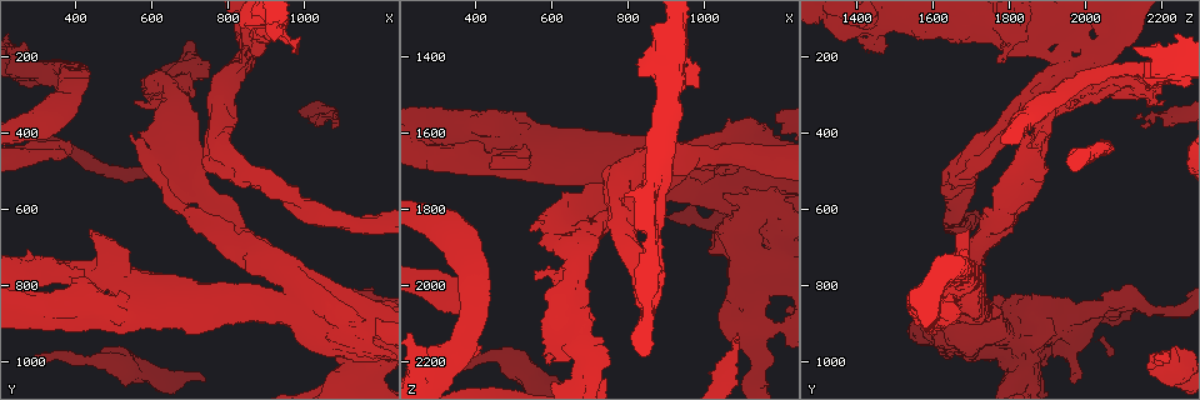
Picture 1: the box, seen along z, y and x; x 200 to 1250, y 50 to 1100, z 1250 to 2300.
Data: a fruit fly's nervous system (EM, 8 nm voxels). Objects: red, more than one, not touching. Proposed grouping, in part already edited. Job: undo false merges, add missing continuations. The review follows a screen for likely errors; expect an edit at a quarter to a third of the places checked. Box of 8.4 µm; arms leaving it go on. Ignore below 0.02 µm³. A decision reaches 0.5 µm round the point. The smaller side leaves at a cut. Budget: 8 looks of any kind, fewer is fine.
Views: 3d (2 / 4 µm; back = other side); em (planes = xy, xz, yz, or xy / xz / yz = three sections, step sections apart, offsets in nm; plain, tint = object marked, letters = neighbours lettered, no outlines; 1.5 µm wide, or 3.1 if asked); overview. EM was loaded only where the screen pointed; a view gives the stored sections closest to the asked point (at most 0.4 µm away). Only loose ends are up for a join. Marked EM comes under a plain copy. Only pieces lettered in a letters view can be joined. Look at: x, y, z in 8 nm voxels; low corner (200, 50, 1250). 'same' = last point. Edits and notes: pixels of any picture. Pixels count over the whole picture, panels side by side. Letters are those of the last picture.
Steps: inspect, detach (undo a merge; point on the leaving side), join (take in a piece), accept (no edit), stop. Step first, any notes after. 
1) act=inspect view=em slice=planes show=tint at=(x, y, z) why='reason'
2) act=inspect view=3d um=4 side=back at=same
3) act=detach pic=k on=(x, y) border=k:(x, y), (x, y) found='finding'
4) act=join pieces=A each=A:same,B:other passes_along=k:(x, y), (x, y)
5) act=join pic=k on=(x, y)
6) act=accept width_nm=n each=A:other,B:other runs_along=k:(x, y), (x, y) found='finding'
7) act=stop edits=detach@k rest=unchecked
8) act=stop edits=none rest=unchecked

act=inspect view=3d um=2 at=(1120, 855, 2075) why='abrupt turn'

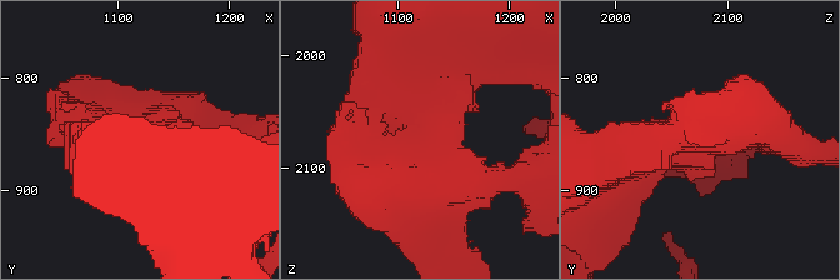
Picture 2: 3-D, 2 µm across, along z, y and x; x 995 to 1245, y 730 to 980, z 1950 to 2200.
act=inspect view=em slice=xy step=8 show=tint at=(1114, 856, 2076) why='need the tissue'

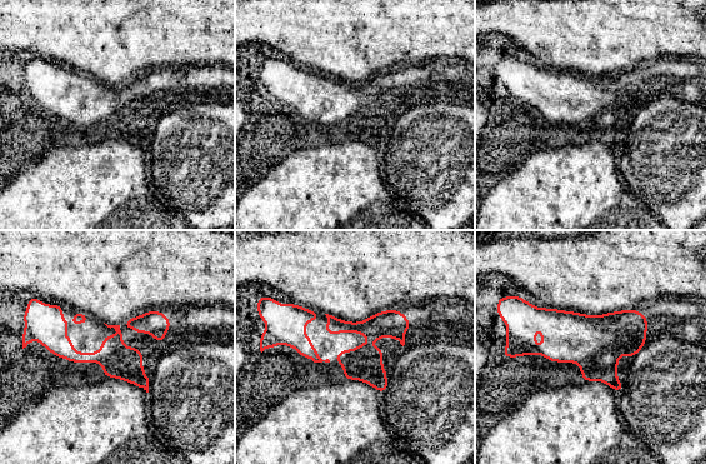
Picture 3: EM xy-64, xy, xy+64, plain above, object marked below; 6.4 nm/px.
act=inspect view=em slice=planes show=letters at=same why='cut it another way'

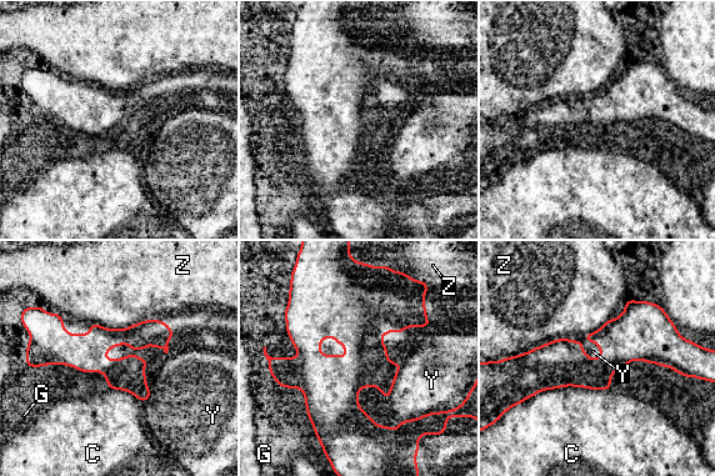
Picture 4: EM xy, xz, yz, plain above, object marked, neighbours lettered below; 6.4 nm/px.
act=accept each=C:other,G:other,Y:other,Z:other border=4:(174, 335), (105, 360) found='continuous, no second neuron'

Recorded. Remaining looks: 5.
act=inspect view=3d um=2 side=back at=(295, 980, 2195) why='free end'

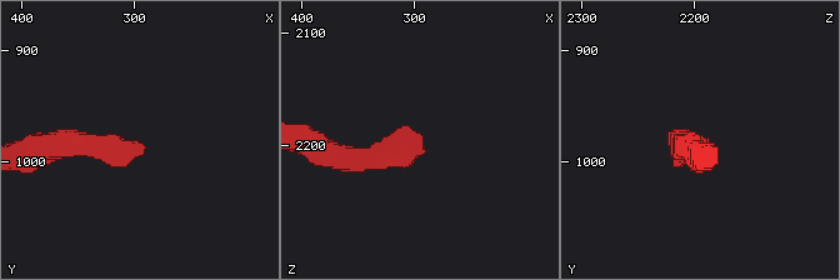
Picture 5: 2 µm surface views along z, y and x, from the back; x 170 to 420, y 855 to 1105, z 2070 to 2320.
act=inspect view=em slice=yz step=4 show=letters at=(292, 986, 2192)

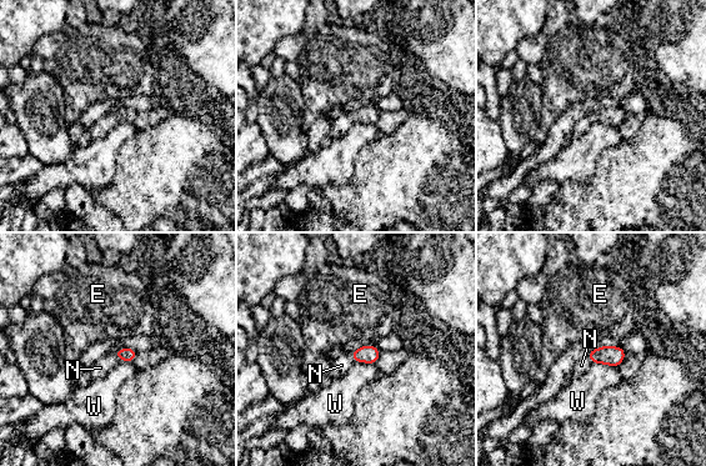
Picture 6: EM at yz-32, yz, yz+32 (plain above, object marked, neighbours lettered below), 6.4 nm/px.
act=inspect view=em slice=planes show=letters at=same

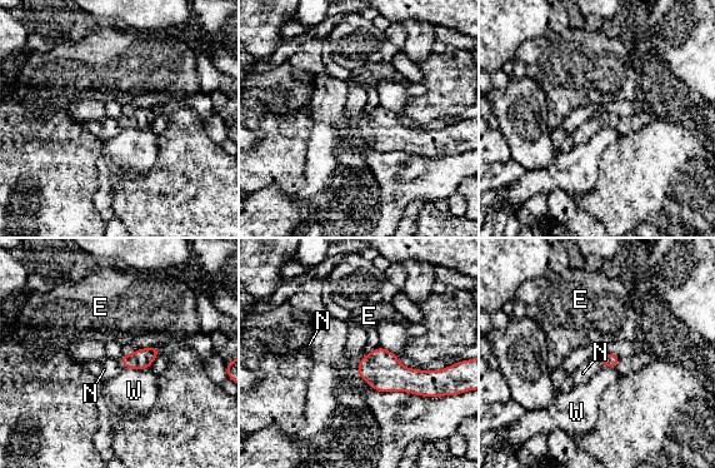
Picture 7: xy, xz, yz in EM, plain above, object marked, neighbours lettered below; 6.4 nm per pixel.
act=join pieces=N each=E:other,N:same,W:other found='it goes on there'

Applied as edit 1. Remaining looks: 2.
act=inspect view=overview why='see it whole again'

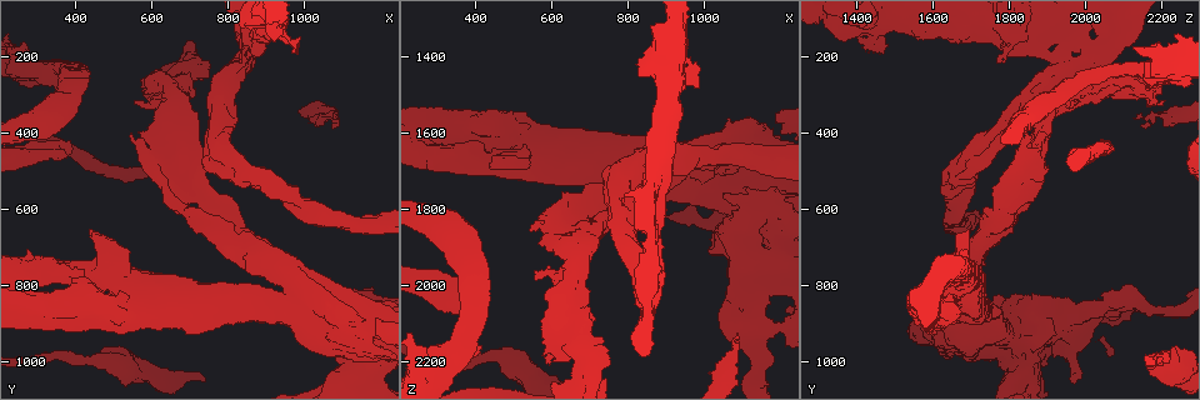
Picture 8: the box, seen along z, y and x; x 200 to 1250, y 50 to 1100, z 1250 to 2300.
act=inspect view=em slice=xy step=8 show=letters at=(275, 450, 2010) why='a fork'

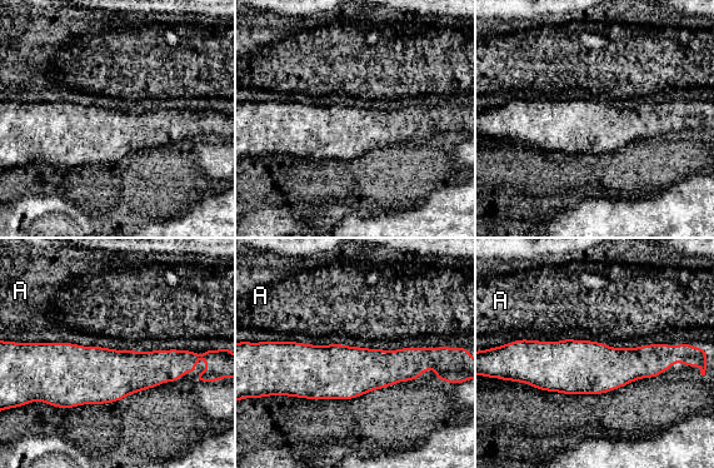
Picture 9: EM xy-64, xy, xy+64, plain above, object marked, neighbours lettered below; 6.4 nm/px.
act=accept each=A:other runs_along=9:(520, 352), (538, 362), (670, 359) found='one neuron here'

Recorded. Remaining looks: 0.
act=stop edits=join@7 rest=unchecked

